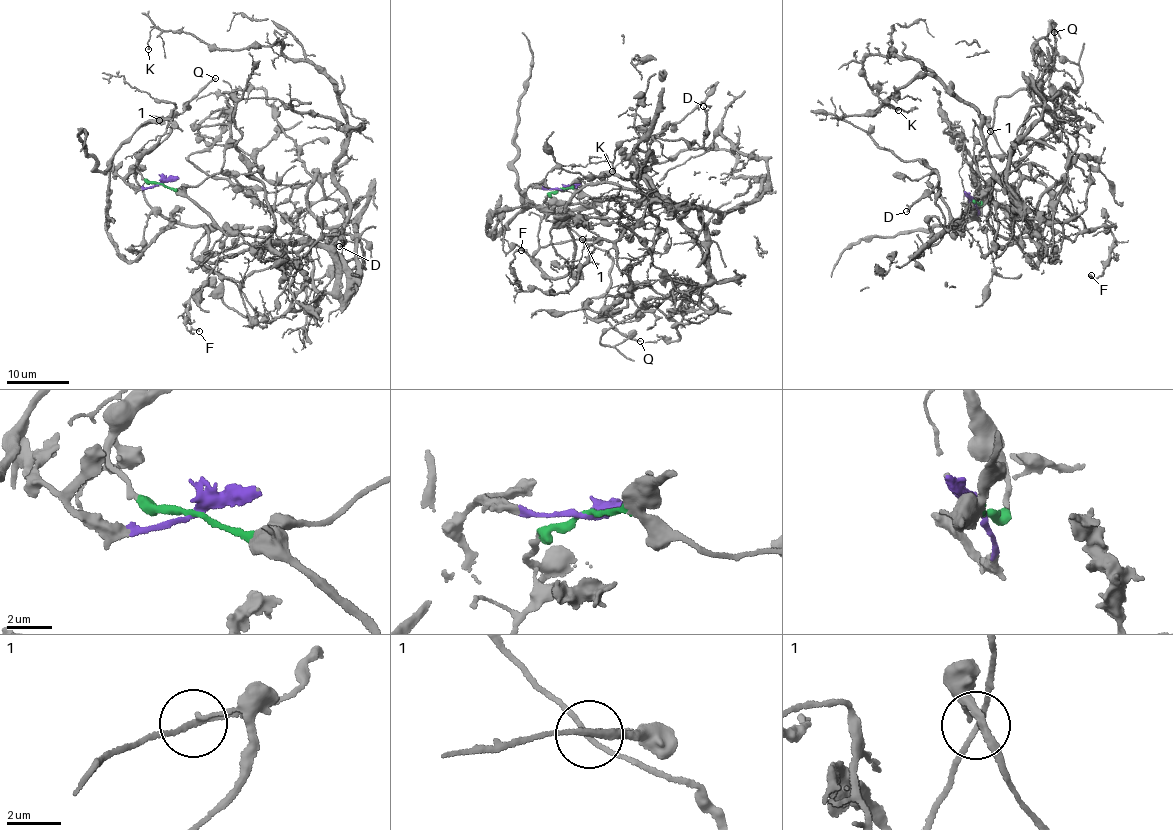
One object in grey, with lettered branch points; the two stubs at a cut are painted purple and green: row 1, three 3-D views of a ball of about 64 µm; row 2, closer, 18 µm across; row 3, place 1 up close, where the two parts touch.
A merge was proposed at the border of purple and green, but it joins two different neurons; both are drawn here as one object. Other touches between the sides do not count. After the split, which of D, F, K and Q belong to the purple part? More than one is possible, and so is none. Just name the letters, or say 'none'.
Q

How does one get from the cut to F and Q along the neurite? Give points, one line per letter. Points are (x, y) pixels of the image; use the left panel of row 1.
F: (159, 183), (297, 258), (246, 276), (244, 307), (269, 322), (207, 286), (189, 300), (185, 327), (199, 331)
Q: (159, 182), (132, 186), (113, 167), (115, 151), (134, 131), (191, 108), (183, 104), (215, 78)

